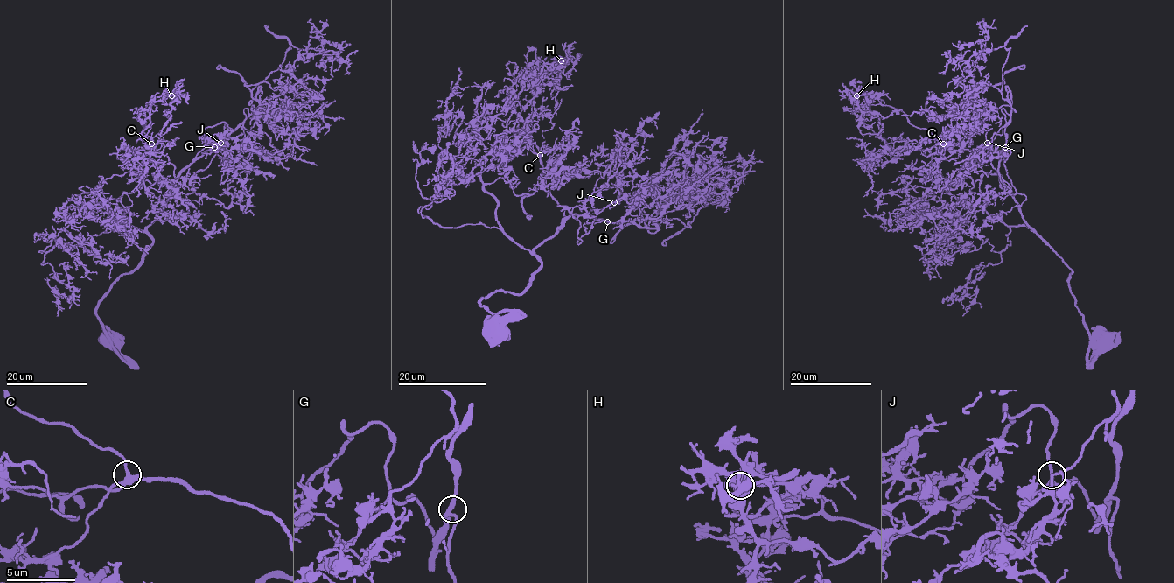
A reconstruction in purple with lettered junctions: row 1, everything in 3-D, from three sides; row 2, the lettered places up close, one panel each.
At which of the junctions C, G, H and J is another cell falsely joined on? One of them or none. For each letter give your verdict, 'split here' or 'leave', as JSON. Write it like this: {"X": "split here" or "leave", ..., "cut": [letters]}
{"C": "leave", "G": "leave", "H": "split here", "J": "leave", "cut": ["H"]}

